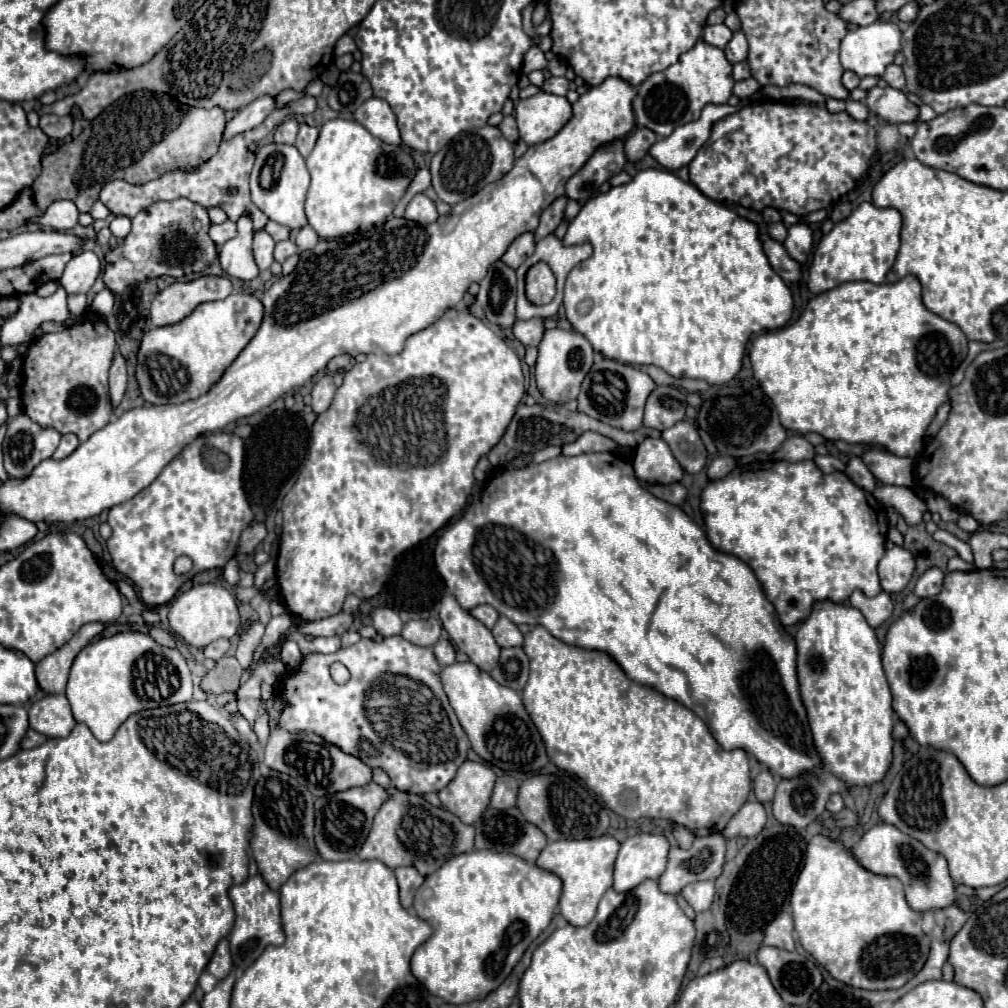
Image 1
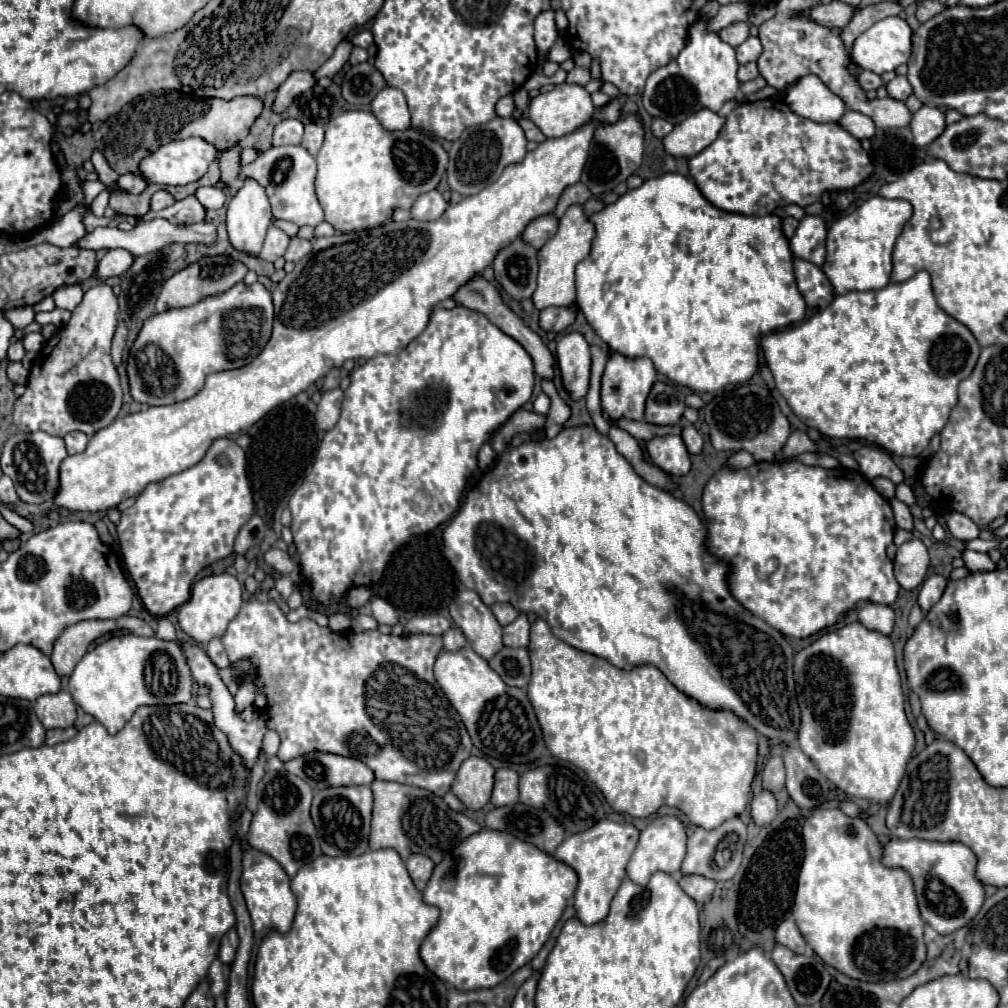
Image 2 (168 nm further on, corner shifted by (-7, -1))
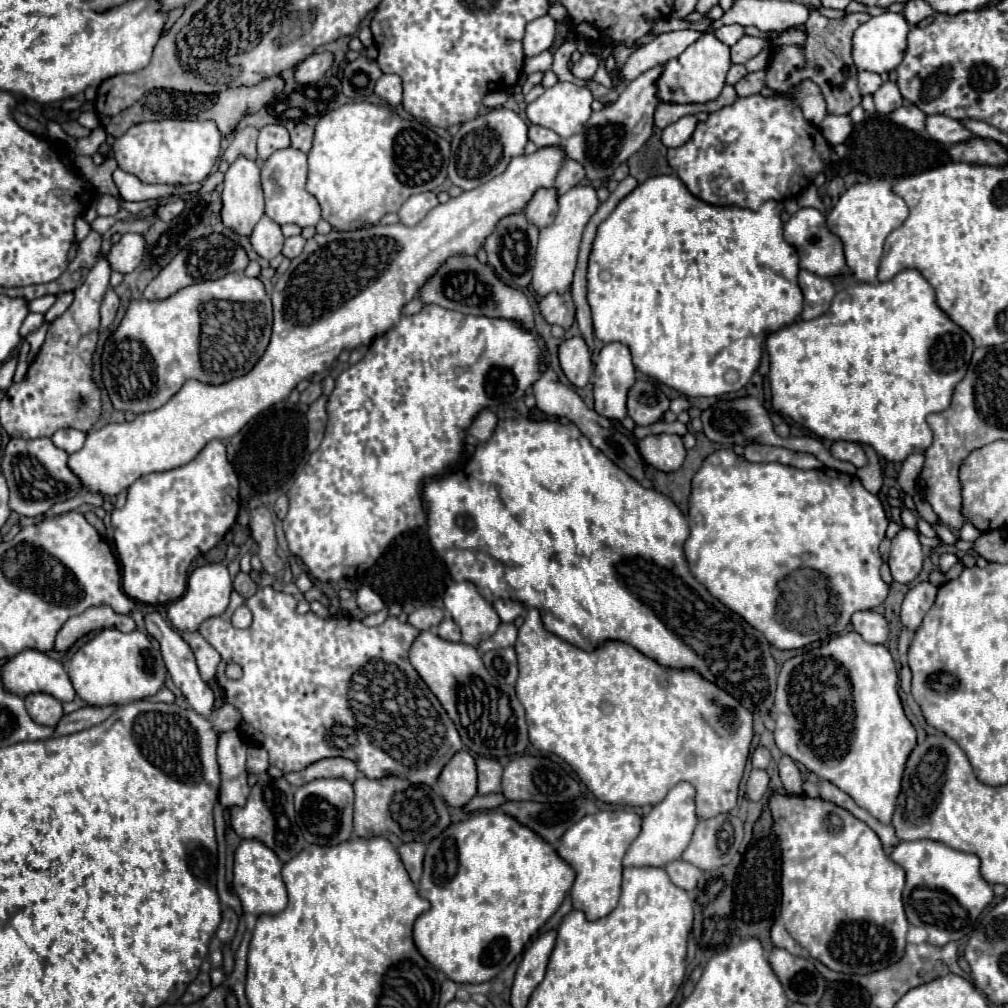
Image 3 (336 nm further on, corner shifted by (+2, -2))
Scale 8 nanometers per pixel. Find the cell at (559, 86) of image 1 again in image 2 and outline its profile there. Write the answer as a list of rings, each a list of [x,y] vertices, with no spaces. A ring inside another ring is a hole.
[[[574,67],[570,73],[568,73],[568,83],[576,83],[576,85],[586,85],[590,81],[590,69],[586,67]]]

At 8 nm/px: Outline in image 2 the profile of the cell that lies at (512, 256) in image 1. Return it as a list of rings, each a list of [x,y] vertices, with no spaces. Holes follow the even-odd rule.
[[[548,213],[548,215],[536,217],[528,223],[522,233],[522,239],[528,241],[530,245],[534,245],[536,249],[540,249],[548,239],[552,239],[556,235],[556,229],[558,229],[558,221],[556,221],[556,217],[552,217],[552,213]]]

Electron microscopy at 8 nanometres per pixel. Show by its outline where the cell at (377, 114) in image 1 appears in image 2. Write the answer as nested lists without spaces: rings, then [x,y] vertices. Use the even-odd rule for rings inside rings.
[[[386,85],[372,101],[372,113],[390,131],[404,131],[410,127],[410,111],[406,97],[400,89]]]

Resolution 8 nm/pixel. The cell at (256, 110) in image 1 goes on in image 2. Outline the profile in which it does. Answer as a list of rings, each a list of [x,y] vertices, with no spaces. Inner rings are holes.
[[[294,71],[276,91],[274,111],[284,111],[300,93],[312,89],[316,85],[316,79],[308,71]]]

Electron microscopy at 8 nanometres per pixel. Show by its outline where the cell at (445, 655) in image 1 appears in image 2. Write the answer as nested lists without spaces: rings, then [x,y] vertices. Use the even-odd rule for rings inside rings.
[[[450,627],[448,633],[444,633],[442,637],[444,637],[444,649],[446,651],[458,651],[464,645],[468,645],[468,639],[464,637],[464,633],[458,627]]]

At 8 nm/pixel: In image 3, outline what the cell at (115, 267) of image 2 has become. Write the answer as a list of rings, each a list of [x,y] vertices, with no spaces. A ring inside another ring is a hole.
[[[123,234],[121,240],[113,244],[111,250],[107,252],[111,270],[117,270],[121,274],[135,270],[135,266],[143,258],[143,246],[145,246],[143,234]]]

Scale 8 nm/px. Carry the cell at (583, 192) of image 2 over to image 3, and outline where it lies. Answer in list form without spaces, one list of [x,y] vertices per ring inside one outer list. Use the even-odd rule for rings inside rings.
[[[567,160],[563,164],[563,168],[559,170],[559,174],[557,174],[557,180],[555,180],[557,196],[563,196],[567,190],[571,190],[577,184],[581,184],[583,178],[585,178],[583,166],[579,166],[579,162],[575,162],[575,160]]]

